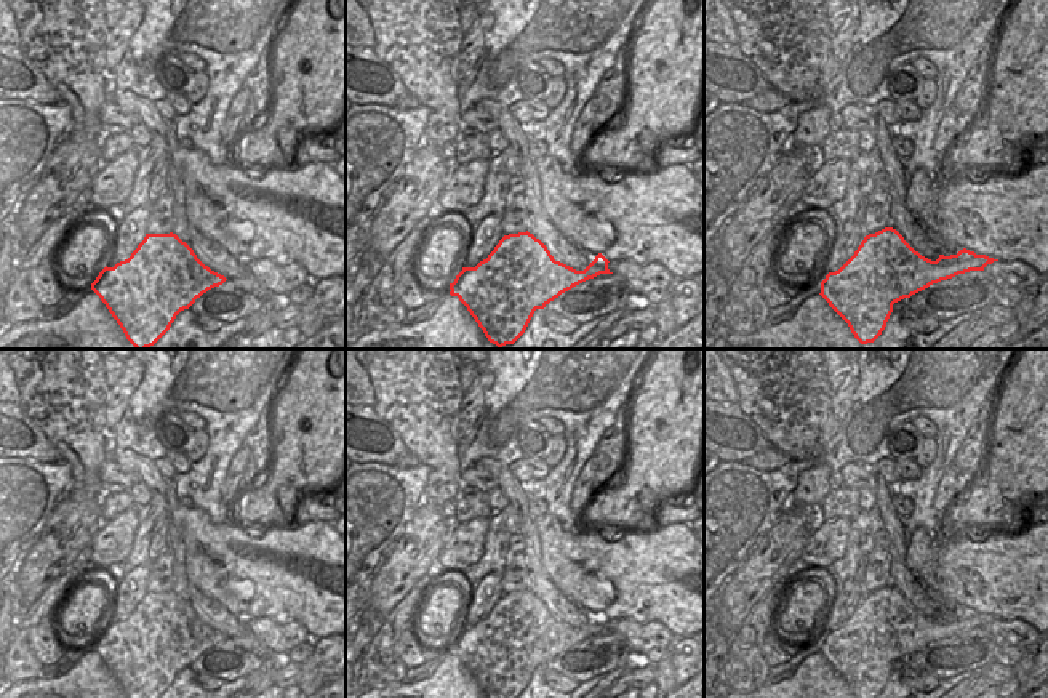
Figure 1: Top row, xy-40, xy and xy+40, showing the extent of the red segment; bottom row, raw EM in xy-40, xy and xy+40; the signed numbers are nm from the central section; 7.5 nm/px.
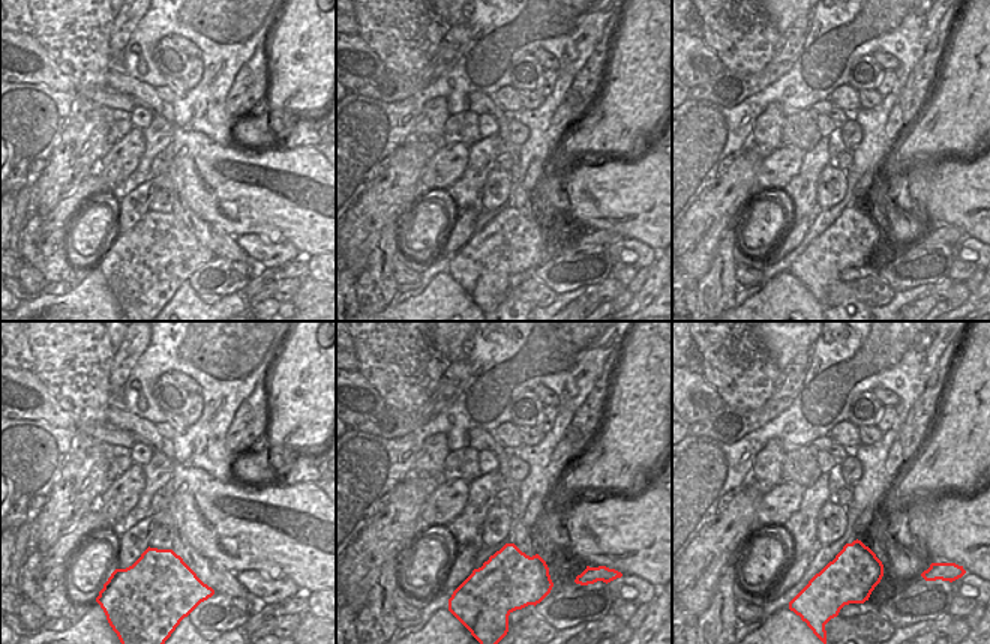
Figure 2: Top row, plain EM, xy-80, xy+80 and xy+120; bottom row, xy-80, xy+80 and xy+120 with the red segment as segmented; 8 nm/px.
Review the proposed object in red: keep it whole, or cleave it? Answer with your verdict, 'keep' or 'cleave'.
keep

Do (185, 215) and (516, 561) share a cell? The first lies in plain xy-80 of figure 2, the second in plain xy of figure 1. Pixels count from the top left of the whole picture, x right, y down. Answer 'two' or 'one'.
two

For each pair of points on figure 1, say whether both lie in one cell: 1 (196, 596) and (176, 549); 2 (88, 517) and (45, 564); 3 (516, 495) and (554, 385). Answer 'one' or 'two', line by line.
1: one
2: one
3: two

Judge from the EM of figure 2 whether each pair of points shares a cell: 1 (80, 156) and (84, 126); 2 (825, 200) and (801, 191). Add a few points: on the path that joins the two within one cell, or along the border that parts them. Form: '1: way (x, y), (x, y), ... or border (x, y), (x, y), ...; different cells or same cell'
1: way (80, 149), (84, 134); same cell
2: border (830, 164), (818, 180), (818, 206), (821, 209); different cells

